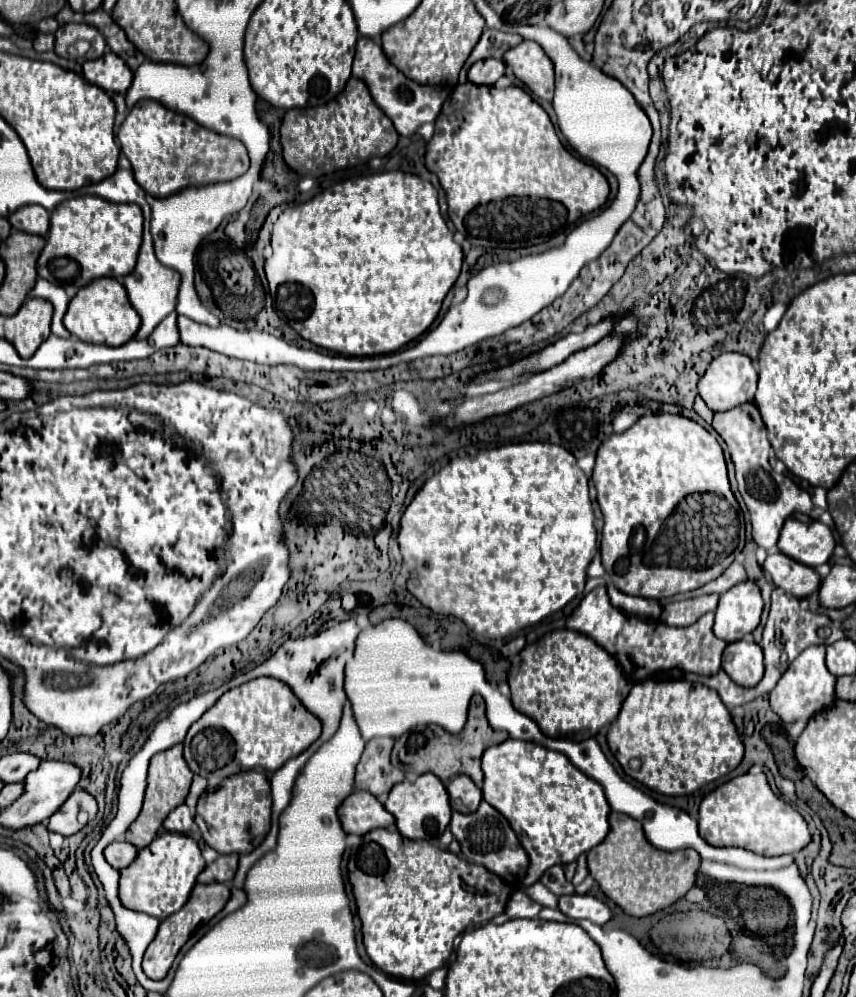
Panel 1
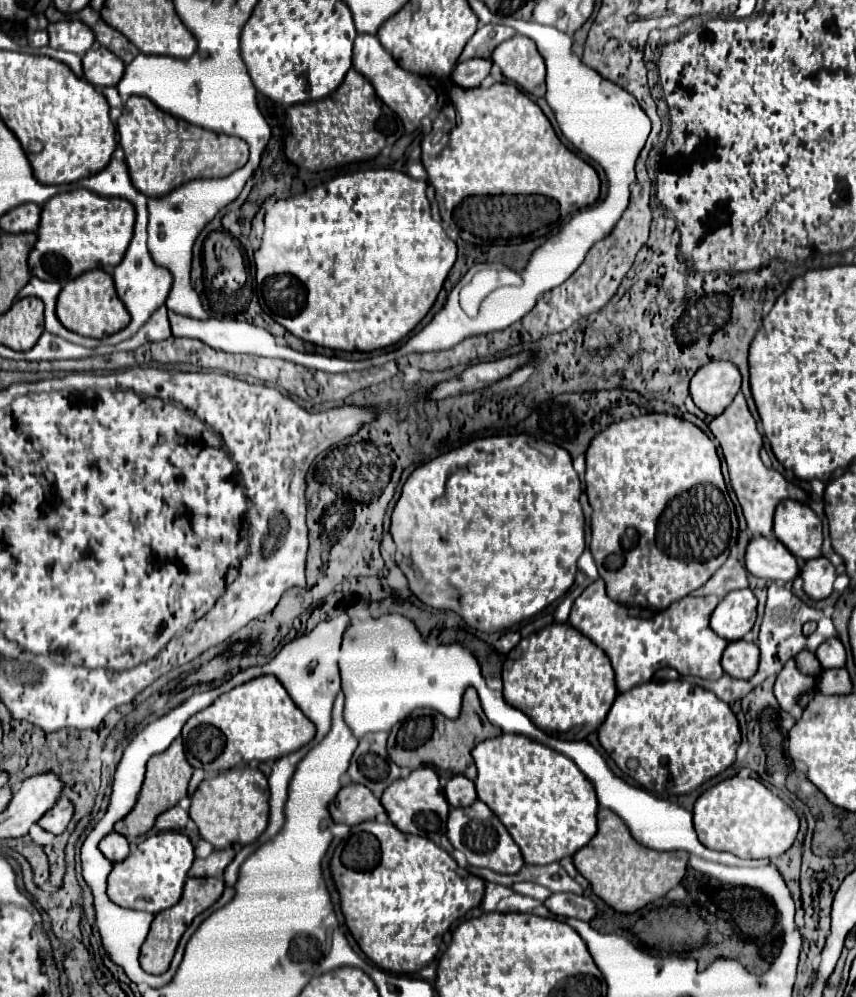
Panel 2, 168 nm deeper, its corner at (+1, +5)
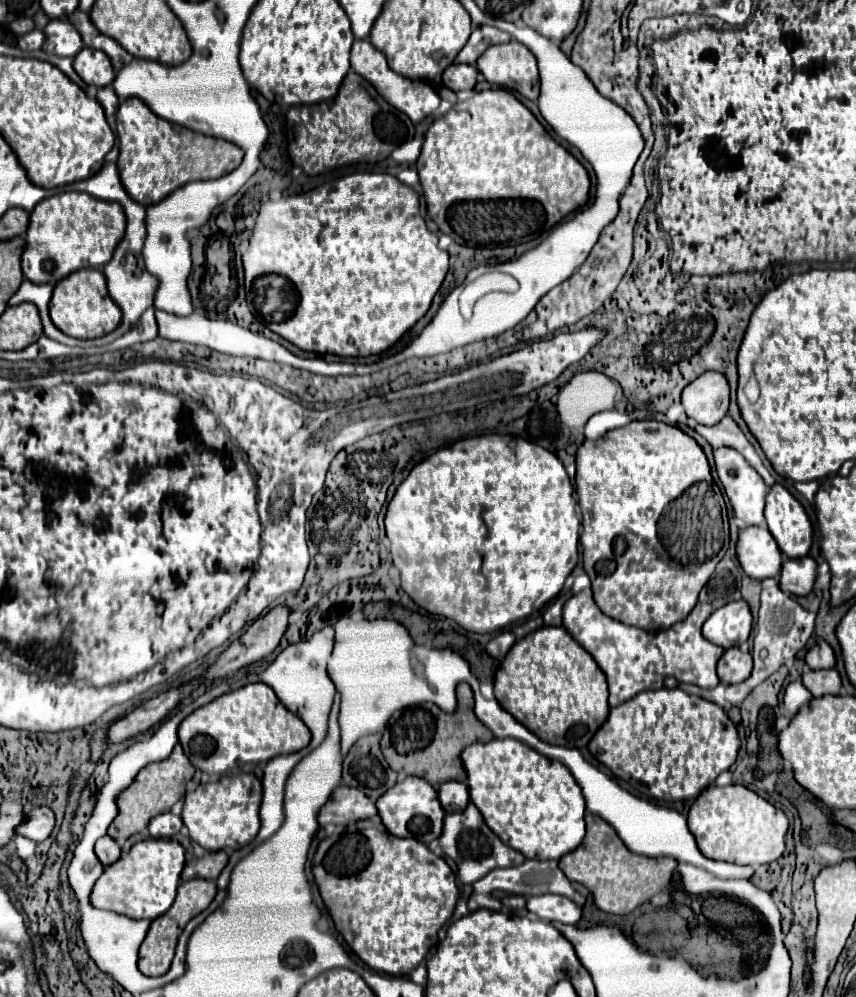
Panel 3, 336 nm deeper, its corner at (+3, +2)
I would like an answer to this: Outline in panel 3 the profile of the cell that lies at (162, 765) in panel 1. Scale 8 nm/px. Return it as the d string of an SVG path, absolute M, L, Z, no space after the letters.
M177 744L173 748L173 752L171 752L171 756L167 760L161 760L161 762L145 766L137 774L135 782L125 792L119 794L119 800L117 800L119 816L111 822L107 834L121 844L129 836L133 836L137 832L143 832L147 828L147 824L149 824L151 818L155 818L157 814L163 814L163 812L171 810L171 806L177 800L181 800L181 796L185 794L185 784L193 778L193 774L195 774L195 768L191 766L189 758L185 756L181 744Z

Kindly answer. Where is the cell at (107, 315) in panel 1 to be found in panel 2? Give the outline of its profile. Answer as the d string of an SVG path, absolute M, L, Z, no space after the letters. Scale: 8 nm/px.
M93 269L89 273L83 273L81 277L77 277L77 281L69 281L57 297L55 313L57 313L57 319L69 331L75 331L83 337L95 337L95 339L109 337L109 335L121 331L123 327L127 327L131 321L129 311L125 309L125 305L121 303L121 299L115 293L111 275L101 269Z

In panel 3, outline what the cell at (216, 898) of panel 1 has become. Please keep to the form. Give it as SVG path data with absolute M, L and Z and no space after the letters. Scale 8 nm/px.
M193 878L189 882L183 882L179 886L179 892L177 892L177 898L175 898L175 904L173 908L167 910L167 916L159 916L159 920L153 920L151 926L149 926L149 932L141 944L141 956L139 956L139 970L145 974L145 976L163 976L169 966L171 966L171 960L175 956L175 946L177 946L177 938L179 934L183 932L185 924L197 916L199 912L203 912L211 900L215 898L217 894L217 886L213 880L203 880L203 878Z

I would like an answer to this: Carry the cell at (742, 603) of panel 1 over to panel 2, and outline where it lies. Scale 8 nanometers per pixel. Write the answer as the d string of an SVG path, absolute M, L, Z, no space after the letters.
M751 589L729 593L711 615L711 629L727 639L743 639L755 625L757 619L757 597Z

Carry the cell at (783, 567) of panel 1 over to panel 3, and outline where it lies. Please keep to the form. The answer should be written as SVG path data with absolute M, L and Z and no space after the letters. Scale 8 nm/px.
M763 526L745 528L739 532L737 558L747 576L755 580L773 578L781 572L783 556L771 532Z

